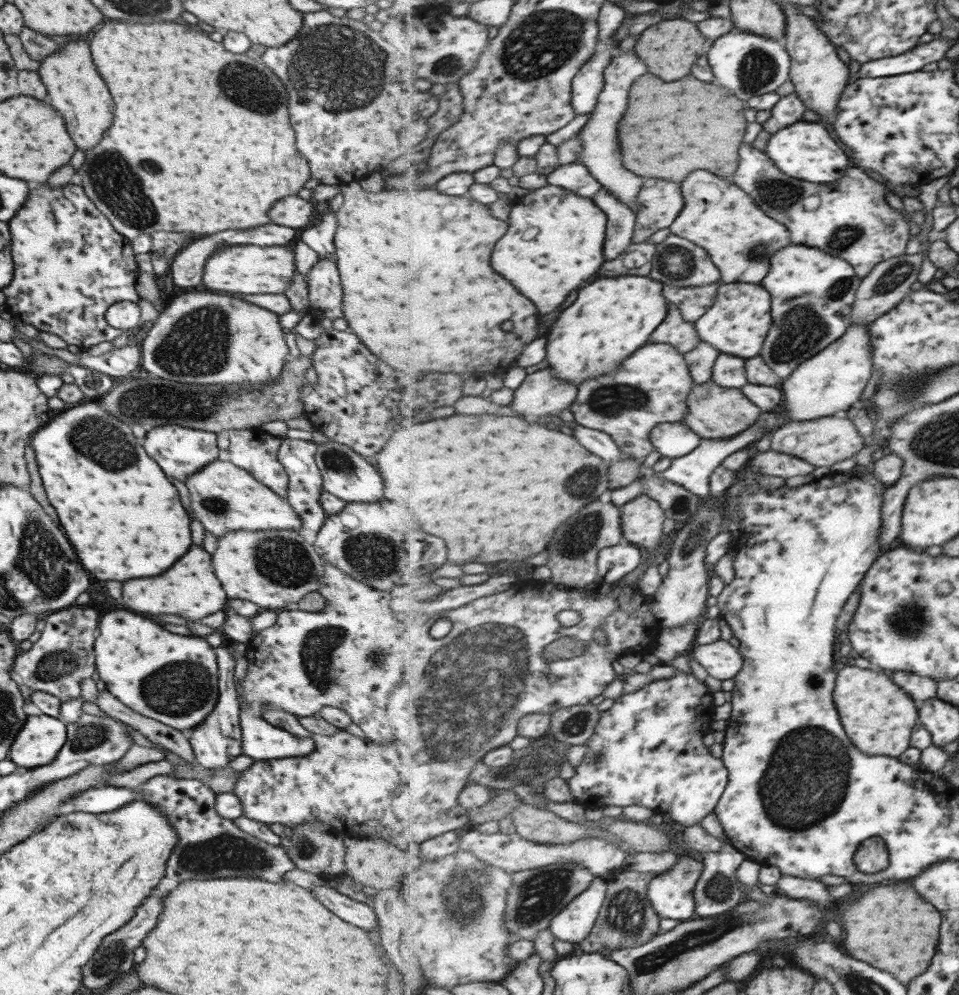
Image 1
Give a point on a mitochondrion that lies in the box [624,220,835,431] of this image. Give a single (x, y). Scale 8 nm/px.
(801, 325)

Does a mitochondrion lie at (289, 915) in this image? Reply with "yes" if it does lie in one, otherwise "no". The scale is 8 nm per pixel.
no

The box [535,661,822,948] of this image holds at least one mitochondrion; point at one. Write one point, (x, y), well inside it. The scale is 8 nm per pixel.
(625, 916)

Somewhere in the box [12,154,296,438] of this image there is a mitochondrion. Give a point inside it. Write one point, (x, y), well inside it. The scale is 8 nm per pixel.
(198, 345)

